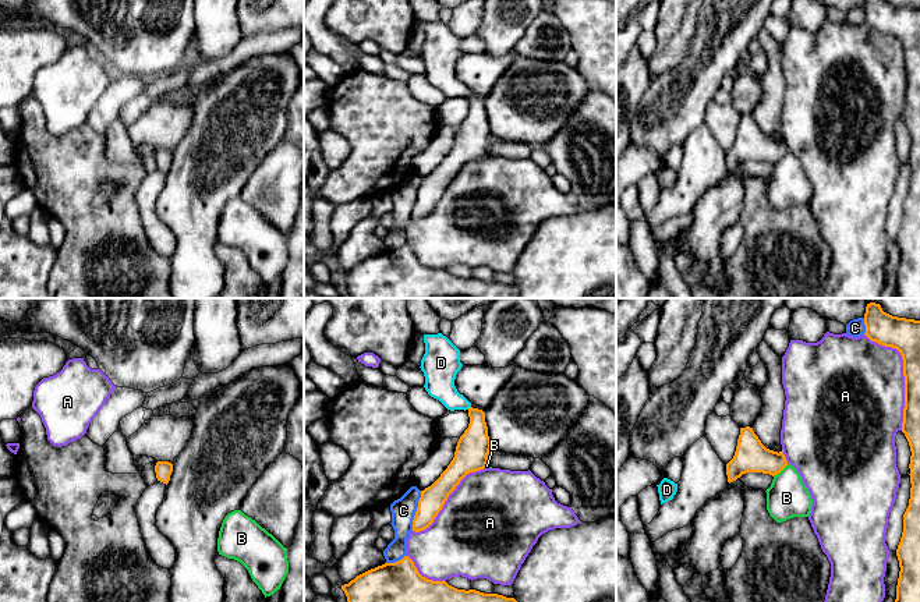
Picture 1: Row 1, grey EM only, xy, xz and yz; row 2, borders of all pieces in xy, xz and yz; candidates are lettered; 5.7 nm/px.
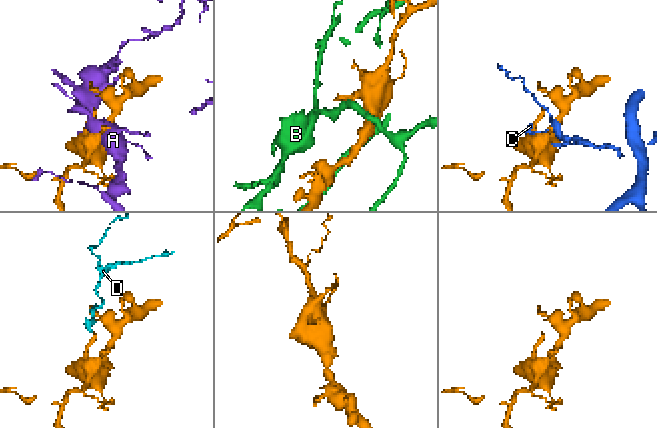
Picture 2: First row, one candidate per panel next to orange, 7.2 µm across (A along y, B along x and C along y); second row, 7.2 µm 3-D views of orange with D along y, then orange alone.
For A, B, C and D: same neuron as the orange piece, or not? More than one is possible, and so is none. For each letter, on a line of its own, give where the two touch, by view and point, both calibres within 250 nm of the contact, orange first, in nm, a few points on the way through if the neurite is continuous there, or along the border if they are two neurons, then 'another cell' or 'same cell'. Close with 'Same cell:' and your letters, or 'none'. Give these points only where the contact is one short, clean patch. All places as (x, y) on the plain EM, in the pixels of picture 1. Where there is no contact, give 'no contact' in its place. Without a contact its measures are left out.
A: contact yz (903, 62); calibres 190 and 500 nm; another cell
B: contact yz (779, 159); calibres 190 and 240 nm; another cell
C: contact xz (417, 198); calibres 140 and 140 nm; another cell
D: no contact; same cell
Same cell: D

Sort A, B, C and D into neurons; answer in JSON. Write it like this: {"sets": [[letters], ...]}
{"sets": [["A"], ["B"], ["C"], ["D"]]}

